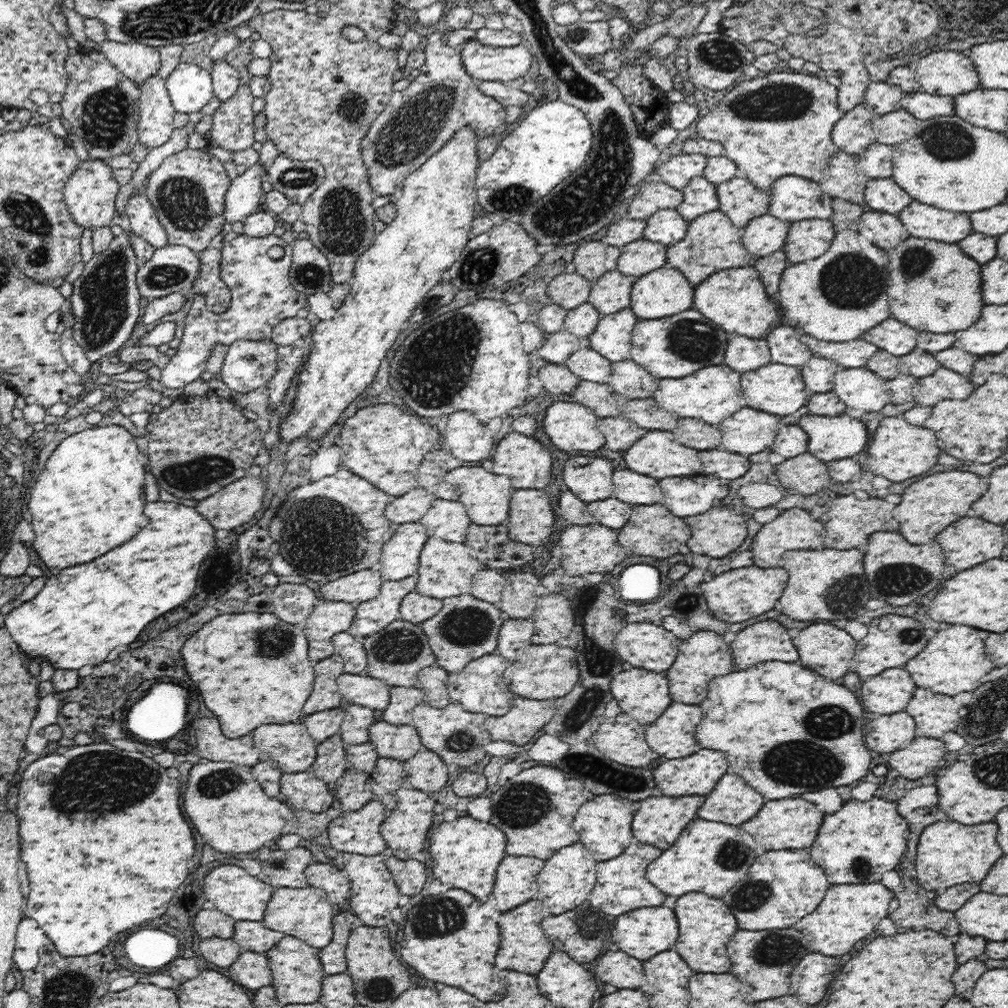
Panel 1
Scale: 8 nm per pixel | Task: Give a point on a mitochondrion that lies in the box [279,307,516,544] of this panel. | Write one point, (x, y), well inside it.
(436, 367)

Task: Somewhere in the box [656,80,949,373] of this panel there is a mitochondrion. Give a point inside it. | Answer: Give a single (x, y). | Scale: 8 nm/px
(849, 280)

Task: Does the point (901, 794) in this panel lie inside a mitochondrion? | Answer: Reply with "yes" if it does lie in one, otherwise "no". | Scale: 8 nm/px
no

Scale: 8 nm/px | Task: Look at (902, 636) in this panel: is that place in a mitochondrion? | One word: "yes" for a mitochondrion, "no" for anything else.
yes

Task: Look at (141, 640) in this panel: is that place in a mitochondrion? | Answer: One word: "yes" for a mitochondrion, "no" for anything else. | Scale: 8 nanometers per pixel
no

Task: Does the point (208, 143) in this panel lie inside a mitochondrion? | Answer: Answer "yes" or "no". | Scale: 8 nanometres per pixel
no

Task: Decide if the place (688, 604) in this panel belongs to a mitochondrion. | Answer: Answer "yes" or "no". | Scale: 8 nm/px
yes

